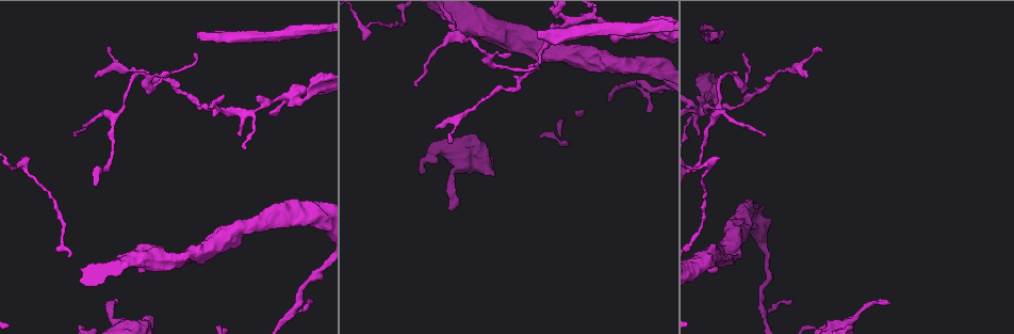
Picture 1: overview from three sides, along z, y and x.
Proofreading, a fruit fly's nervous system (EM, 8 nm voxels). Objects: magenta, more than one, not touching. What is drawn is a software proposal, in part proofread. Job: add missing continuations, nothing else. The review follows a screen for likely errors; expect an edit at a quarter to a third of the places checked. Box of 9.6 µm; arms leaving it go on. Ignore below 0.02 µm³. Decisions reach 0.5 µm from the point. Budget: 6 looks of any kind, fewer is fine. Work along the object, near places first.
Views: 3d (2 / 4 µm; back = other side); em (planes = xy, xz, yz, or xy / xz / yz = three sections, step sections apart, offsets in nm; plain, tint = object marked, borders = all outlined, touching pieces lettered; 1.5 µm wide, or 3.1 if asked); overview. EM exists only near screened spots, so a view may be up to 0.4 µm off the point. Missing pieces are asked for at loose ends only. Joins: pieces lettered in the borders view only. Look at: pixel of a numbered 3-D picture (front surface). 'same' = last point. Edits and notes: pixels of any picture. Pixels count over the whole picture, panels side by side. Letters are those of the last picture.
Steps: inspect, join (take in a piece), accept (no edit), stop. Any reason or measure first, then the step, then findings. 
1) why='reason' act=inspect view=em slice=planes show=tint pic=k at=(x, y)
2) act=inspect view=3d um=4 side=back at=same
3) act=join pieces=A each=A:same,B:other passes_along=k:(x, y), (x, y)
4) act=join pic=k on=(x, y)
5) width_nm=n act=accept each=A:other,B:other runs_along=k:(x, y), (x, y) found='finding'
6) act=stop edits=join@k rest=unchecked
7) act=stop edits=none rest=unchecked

why='an open end' act=inspect view=3d um=4 side=back pic=1 at=(886, 304)

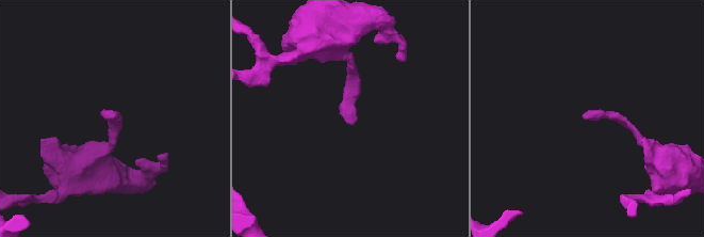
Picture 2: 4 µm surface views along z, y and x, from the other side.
act=inspect view=em slice=planes show=tint pic=2 at=(356, 121)

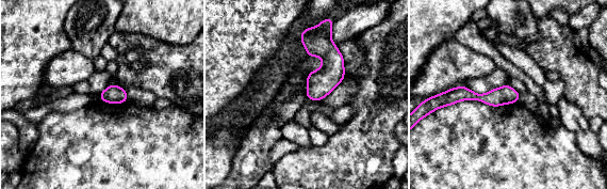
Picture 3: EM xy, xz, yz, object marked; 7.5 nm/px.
why='what lies round it' act=inspect view=em slice=planes show=borders at=same

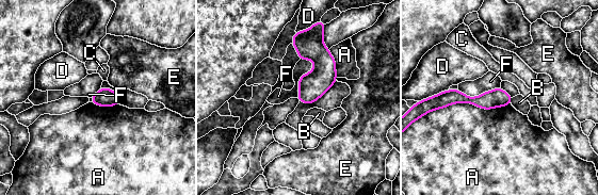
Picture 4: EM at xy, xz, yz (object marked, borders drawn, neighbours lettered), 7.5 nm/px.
longest_contact=A:600nm act=accept each=A:other,B:other,C:other,D:other,E:other,F:other found='none of them fits'

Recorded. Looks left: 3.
why='branch stops here' act=inspect view=em slice=planes show=borders pic=1 at=(806, 75)

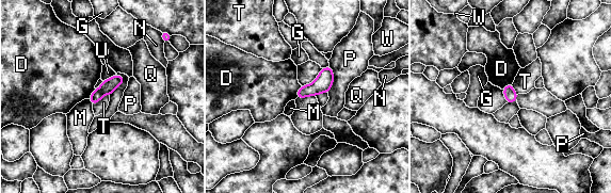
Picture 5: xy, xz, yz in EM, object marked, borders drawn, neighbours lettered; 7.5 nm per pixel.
longest_contact=P:220nm act=accept each=D:other,G:other,M:other,N:other,P:other,Q:other,T:other,U:other,W:other found='none of them fits'

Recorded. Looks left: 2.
act=stop edits=none rest=unchecked

